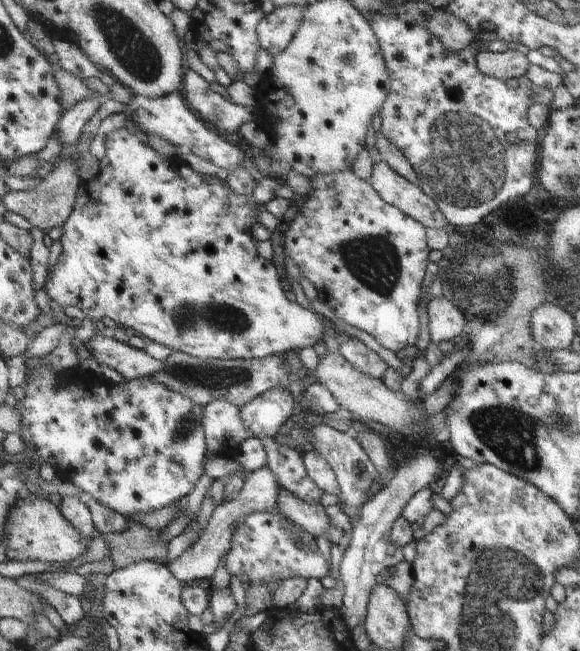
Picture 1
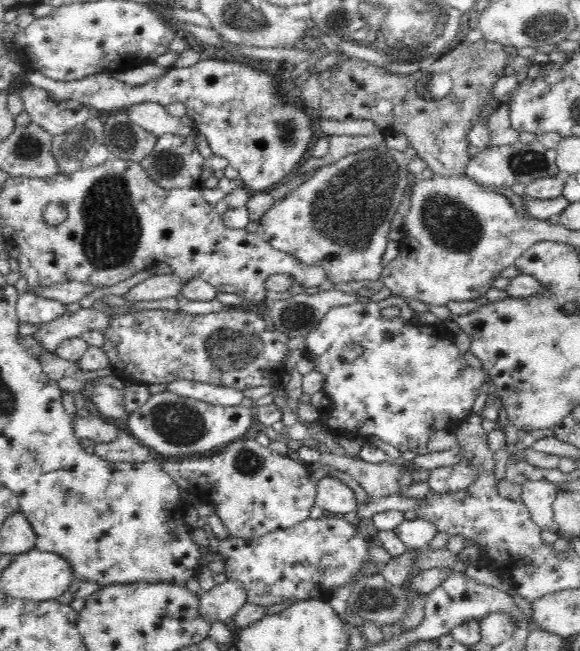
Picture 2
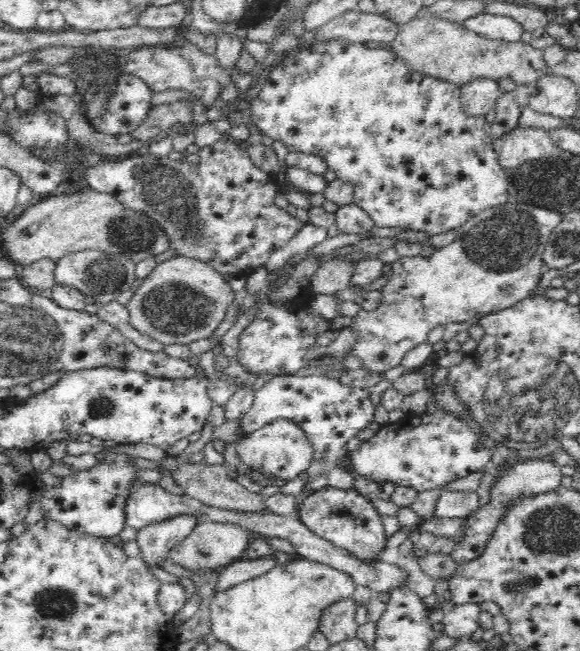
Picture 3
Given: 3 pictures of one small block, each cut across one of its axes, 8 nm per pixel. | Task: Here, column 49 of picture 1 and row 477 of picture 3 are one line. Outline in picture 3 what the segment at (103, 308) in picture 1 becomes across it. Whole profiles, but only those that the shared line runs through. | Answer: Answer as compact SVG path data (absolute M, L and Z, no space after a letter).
M279 420L250 436L242 436L236 451L242 462L252 469L261 471L266 477L291 481L303 474L313 462L312 448L309 448L308 444L308 439L296 425L288 420Z

